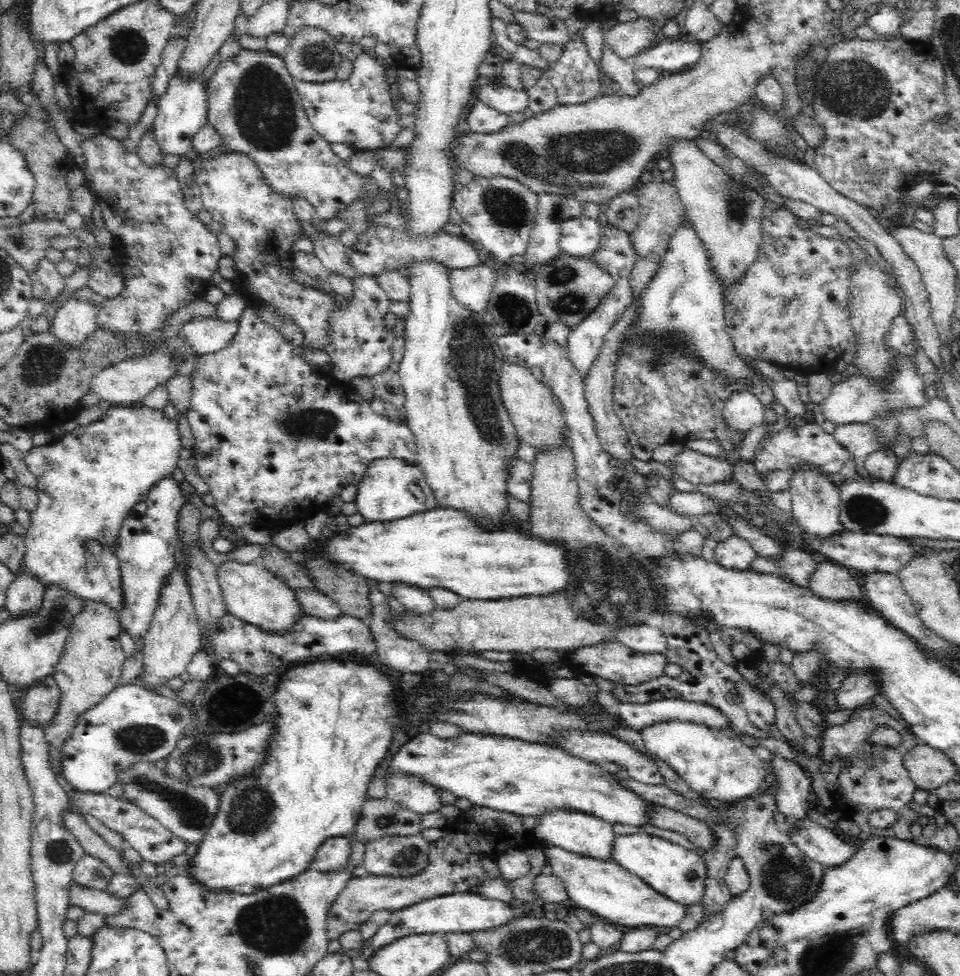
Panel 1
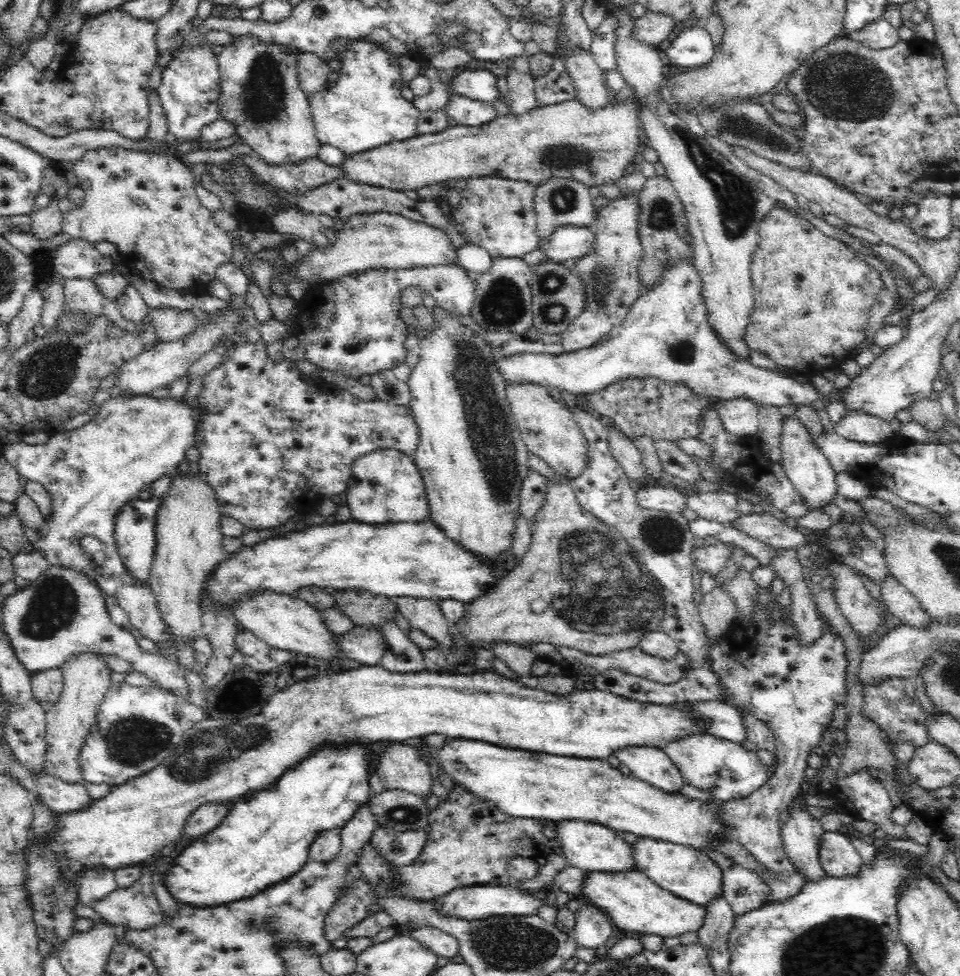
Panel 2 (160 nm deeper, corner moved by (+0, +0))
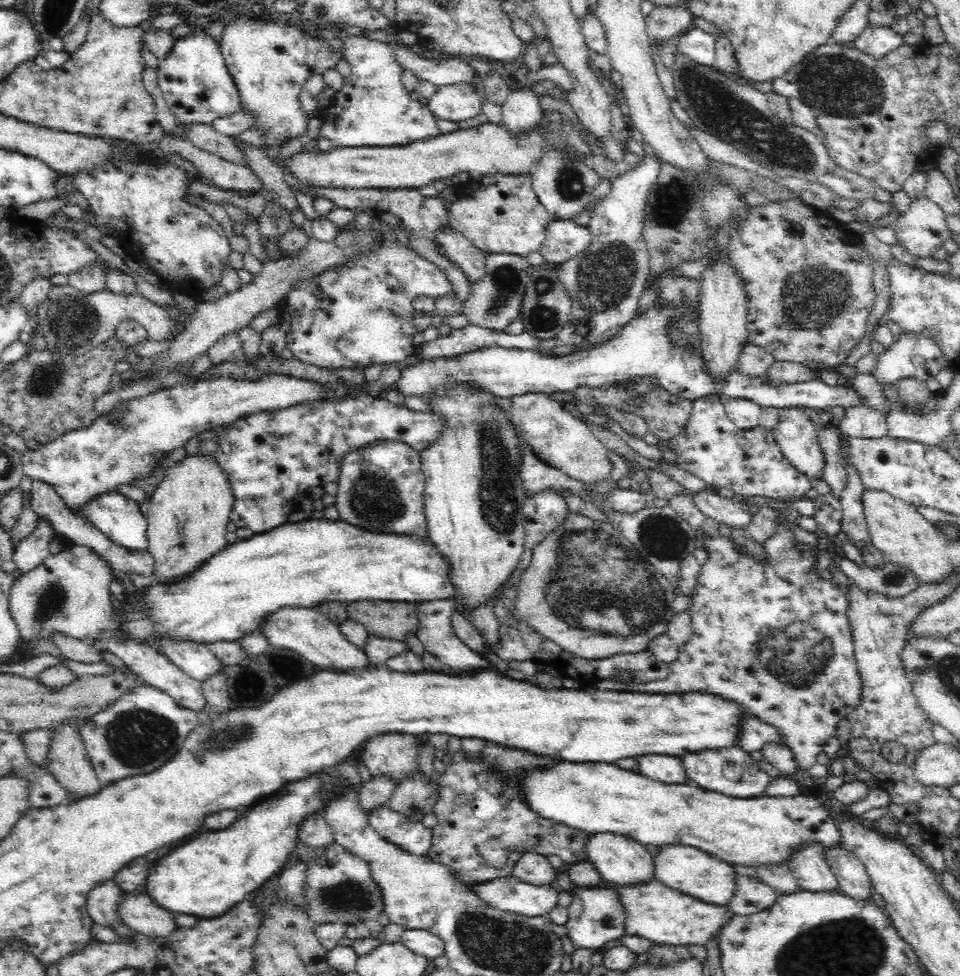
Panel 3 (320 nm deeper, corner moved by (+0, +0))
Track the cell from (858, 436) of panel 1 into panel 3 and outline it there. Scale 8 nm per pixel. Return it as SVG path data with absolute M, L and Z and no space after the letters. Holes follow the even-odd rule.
M866 404L860 406L850 406L845 409L845 414L840 422L836 424L836 430L840 435L846 435L852 438L882 438L888 435L887 418L884 413L878 411Z

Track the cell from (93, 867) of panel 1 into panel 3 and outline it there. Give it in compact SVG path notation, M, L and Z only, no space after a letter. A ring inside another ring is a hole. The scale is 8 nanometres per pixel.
M108 880L96 885L87 894L87 911L94 923L109 928L121 926L121 922L115 913L116 903L123 891L113 880Z

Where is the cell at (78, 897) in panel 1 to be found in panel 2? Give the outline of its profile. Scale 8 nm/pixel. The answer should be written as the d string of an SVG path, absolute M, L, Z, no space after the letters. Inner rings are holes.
M140 863L142 876L132 886L114 889L110 894L91 902L94 912L106 922L142 930L155 925L163 916L157 901L151 873Z

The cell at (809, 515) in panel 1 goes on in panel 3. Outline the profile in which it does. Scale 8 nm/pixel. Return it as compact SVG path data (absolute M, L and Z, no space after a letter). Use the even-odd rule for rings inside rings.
M782 409L780 422L772 430L784 458L810 482L824 477L825 454L822 453L815 424L803 410Z

